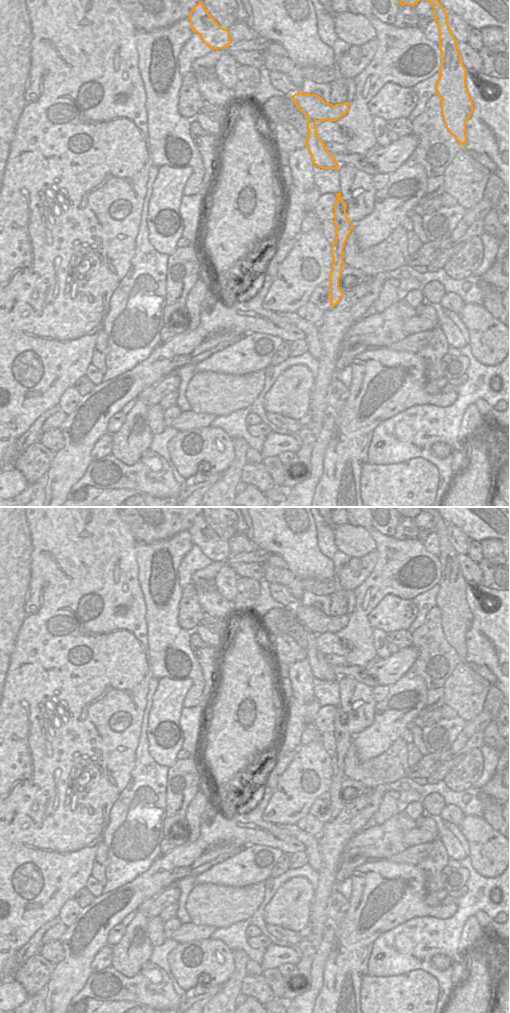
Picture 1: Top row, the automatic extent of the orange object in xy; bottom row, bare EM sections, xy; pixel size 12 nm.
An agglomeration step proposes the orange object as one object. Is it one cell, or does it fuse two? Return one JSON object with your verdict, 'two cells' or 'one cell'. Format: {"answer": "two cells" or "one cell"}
{"answer": "two cells"}

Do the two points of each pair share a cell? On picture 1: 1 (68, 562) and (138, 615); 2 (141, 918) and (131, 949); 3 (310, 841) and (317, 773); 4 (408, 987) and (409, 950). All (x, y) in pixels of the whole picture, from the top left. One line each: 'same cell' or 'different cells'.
1: same cell
2: same cell
3: different cells
4: different cells

